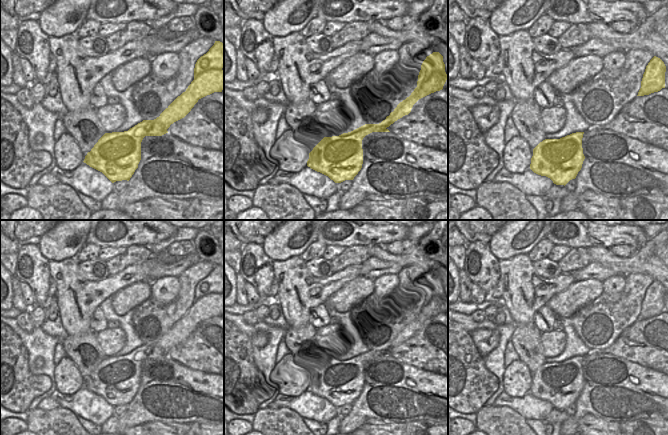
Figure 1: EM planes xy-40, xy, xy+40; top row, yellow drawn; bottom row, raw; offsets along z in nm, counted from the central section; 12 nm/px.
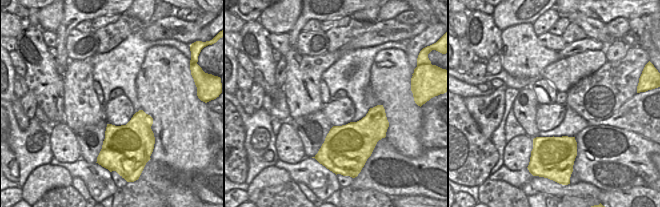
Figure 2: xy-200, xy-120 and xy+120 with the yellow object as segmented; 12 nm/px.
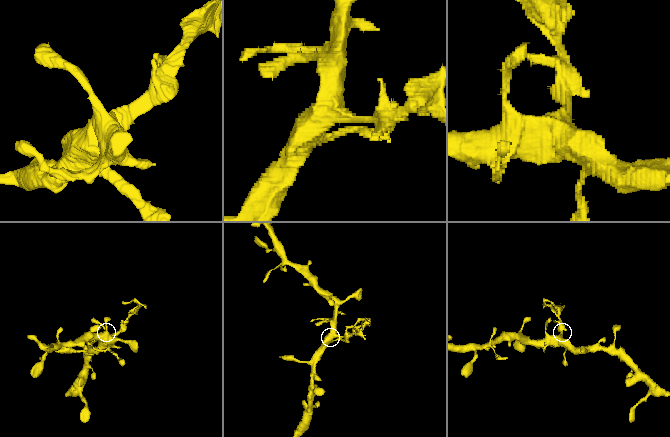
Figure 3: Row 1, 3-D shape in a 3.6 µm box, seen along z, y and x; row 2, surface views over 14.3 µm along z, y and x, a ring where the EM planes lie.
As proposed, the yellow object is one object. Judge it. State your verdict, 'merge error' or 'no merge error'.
merge error

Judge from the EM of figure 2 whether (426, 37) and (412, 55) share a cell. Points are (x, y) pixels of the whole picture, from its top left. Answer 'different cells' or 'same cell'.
same cell

